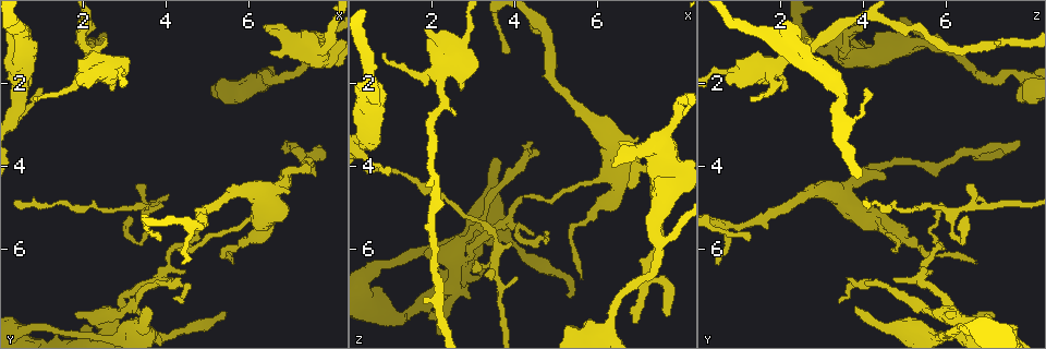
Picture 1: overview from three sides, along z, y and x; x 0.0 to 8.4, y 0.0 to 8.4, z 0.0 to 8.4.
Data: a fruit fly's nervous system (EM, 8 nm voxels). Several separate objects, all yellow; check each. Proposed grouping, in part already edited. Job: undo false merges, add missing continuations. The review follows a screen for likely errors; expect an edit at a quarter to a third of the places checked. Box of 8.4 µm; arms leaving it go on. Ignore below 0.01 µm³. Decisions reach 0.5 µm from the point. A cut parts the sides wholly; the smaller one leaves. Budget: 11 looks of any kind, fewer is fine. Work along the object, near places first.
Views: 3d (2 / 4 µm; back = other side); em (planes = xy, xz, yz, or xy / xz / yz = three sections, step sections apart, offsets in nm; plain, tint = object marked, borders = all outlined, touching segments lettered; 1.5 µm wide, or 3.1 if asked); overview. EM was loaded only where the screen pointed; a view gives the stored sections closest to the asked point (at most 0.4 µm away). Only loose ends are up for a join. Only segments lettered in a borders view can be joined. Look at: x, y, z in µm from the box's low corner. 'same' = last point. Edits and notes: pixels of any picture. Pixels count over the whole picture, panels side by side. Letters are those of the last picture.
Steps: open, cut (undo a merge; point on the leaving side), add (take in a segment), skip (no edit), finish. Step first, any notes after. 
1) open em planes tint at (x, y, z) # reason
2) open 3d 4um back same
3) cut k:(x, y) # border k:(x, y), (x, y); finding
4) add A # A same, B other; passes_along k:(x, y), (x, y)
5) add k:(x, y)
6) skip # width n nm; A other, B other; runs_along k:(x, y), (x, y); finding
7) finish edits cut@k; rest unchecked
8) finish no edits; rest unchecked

open em planes borders at (0.50, 7.90, 6.45) # thick turns thin

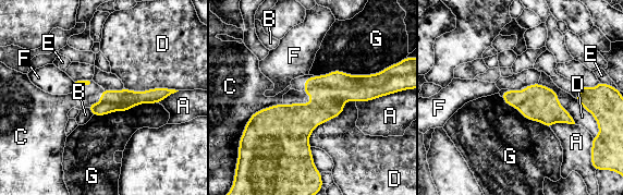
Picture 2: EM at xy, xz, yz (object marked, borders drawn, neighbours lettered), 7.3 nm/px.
skip # A other, B other, C other, D other, E other, F other, G other; border 2:(383, 70), (314, 76); continuous, no second cell

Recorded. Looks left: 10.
open 3d 2um at (3.50, 7.45, 3.80) # an open end

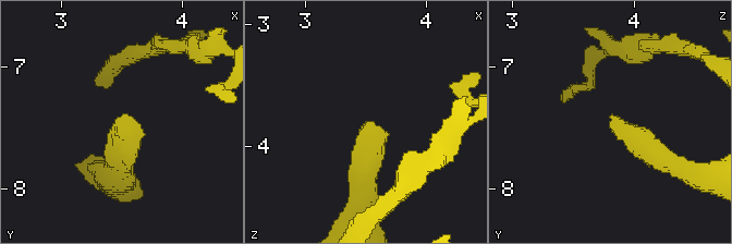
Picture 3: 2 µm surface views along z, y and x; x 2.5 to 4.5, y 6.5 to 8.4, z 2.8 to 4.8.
open em planes borders at (3.50, 7.40, 3.84)

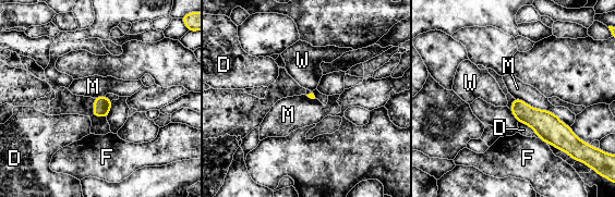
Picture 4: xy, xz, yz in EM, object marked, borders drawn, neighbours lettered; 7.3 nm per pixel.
skip # D other, F other, M other, W other; none of them fits

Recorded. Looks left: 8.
open em xy step 8 borders at (5.35, 6.10, 5.50) # sharp bend

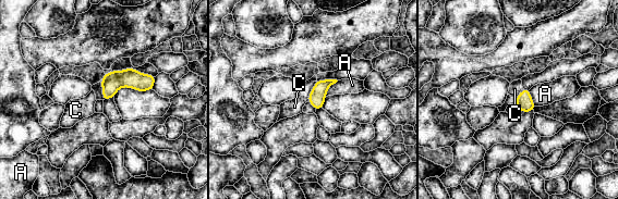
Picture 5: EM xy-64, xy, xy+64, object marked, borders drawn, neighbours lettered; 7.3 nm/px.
skip # A other, C other; border 5:(316, 82), (306, 101); continuous, no second cell

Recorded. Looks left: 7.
open 3d 4um at (5.35, 7.65, 7.15) # long arm stops here

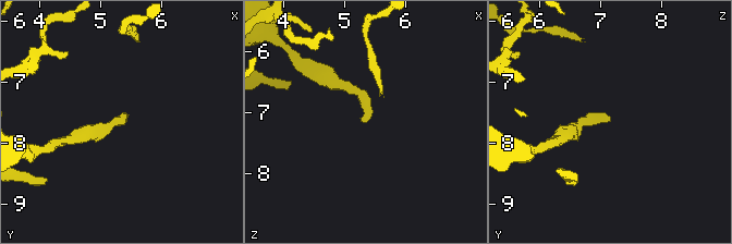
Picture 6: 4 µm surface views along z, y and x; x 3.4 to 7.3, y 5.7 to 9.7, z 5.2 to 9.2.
open em xy step 4 borders at (5.30, 7.60, 7.20)

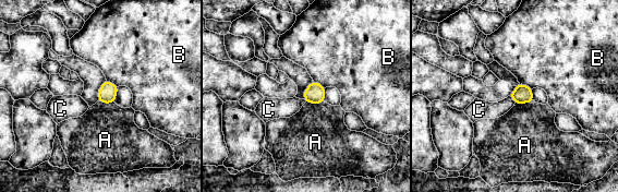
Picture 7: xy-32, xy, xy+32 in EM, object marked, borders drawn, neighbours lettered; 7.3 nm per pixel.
skip # A other, B other, C other; border 7:(305, 102), (324, 103); no lettered segment goes on from it

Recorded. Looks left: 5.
finish no edits; rest unchecked

